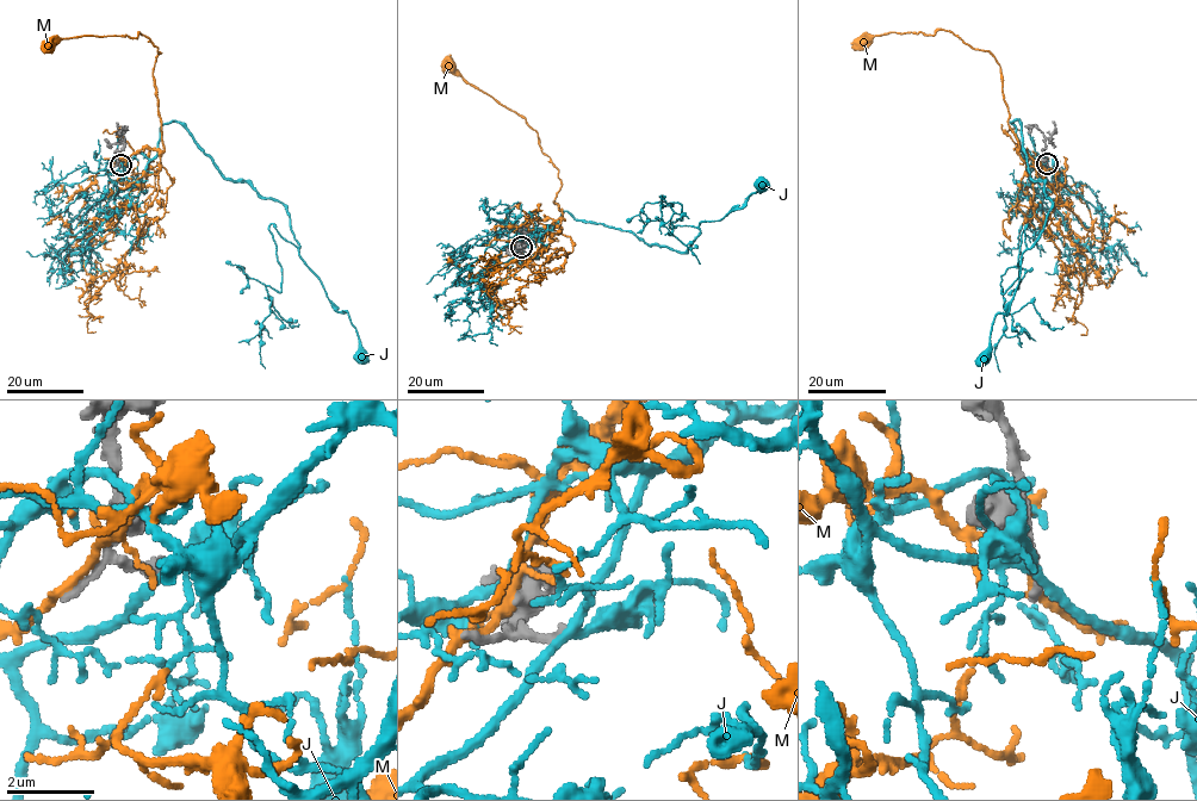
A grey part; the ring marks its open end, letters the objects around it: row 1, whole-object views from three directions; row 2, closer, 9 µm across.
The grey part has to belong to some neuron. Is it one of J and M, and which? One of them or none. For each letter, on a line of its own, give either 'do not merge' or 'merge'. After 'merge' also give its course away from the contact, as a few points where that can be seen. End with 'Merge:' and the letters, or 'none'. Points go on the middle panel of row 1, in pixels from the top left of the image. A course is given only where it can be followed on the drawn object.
J: do not merge
M: do not merge
Merge: none

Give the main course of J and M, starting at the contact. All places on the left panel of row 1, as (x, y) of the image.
J: (121, 166), (152, 159), (160, 129), (179, 122), (225, 178), (280, 203), (360, 358)
M: (116, 163), (143, 148), (165, 149), (153, 75), (160, 53), (140, 32), (136, 38), (60, 38), (48, 45)

